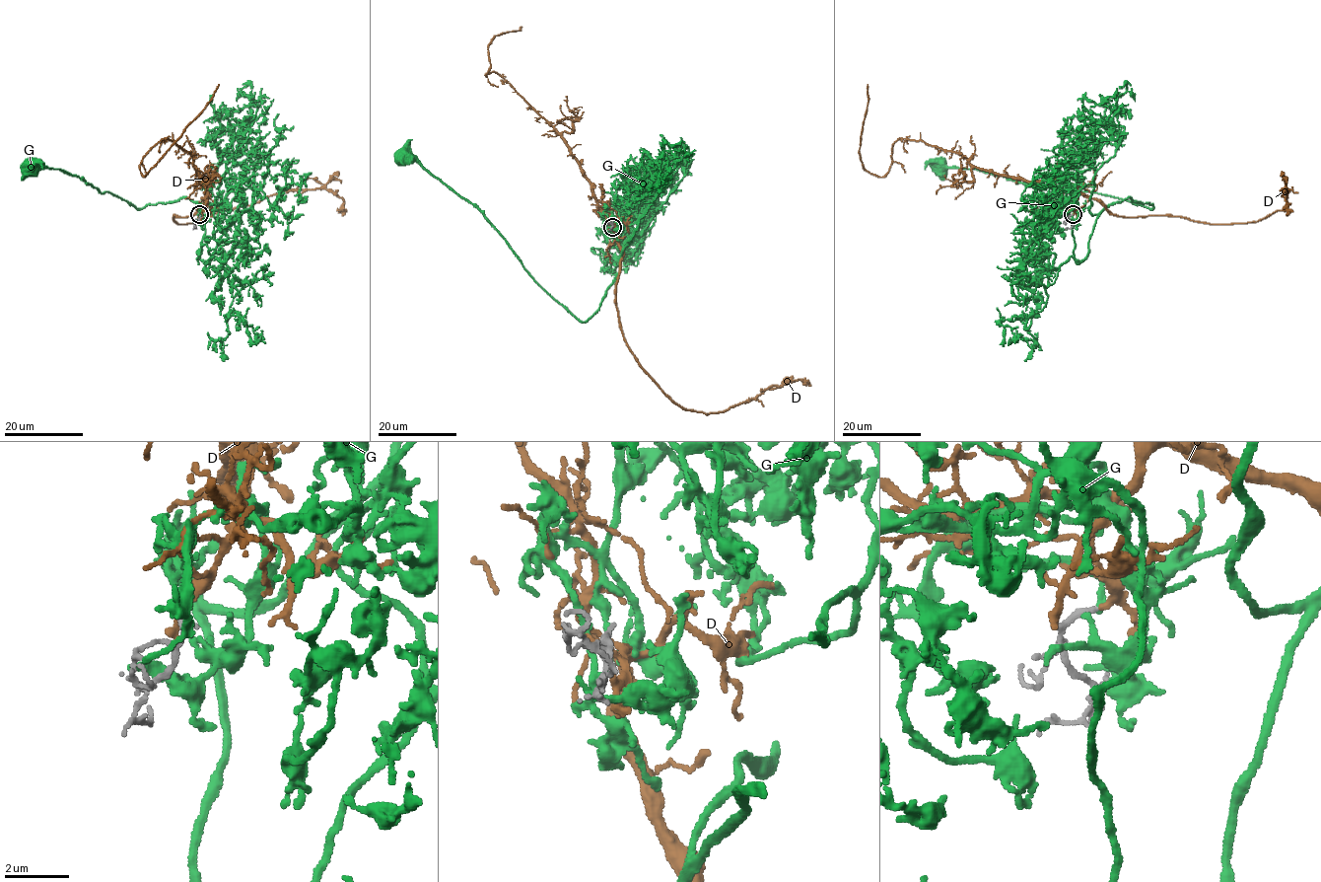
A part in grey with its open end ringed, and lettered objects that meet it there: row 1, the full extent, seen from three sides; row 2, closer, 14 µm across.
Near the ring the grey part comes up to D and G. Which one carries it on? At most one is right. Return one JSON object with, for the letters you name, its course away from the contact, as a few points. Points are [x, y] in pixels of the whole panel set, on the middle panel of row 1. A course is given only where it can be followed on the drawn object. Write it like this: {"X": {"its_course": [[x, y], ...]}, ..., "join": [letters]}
{"D": {"its_course": [[612, 226], [566, 140], [501, 76], [486, 75], [487, 47], [494, 36], [521, 27]]}, "join": ["D"]}

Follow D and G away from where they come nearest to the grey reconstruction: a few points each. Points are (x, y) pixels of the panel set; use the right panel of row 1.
D: (1073, 214), (1066, 181), (921, 140), (895, 141), (872, 175), (859, 150), (868, 84)
G: (1073, 214), (1048, 203), (1089, 183), (1092, 214), (1128, 197), (1152, 207), (938, 163)

